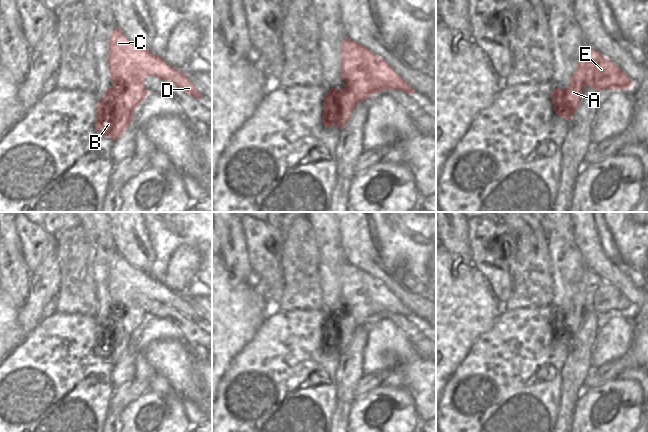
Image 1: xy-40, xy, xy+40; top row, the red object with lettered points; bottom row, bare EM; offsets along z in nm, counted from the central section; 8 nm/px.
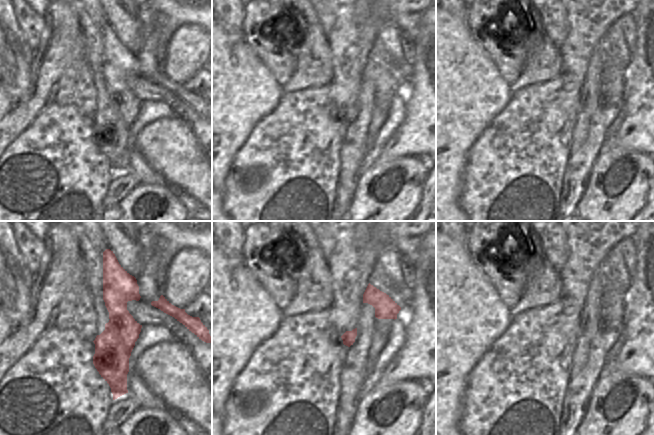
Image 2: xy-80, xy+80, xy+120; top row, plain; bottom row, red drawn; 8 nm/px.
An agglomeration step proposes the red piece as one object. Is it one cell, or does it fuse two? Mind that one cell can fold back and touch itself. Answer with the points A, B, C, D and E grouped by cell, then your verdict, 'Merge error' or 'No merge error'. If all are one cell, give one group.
Groups: A B / C D E. Merge error

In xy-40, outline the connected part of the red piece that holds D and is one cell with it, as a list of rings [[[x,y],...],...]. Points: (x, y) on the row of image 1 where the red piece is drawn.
[[[118,28],[111,33],[107,63],[113,85],[138,82],[137,87],[144,94],[154,94],[145,89],[145,79],[154,76],[174,84],[194,98],[203,99],[184,72],[172,68],[162,57],[128,40]]]

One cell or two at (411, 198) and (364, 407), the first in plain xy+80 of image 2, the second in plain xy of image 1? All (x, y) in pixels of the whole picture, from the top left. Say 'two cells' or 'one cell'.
one cell

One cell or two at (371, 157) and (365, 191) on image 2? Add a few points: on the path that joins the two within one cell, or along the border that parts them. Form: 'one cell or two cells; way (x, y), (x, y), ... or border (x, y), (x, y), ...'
two cells; border (391, 159), (377, 159), (361, 171)

